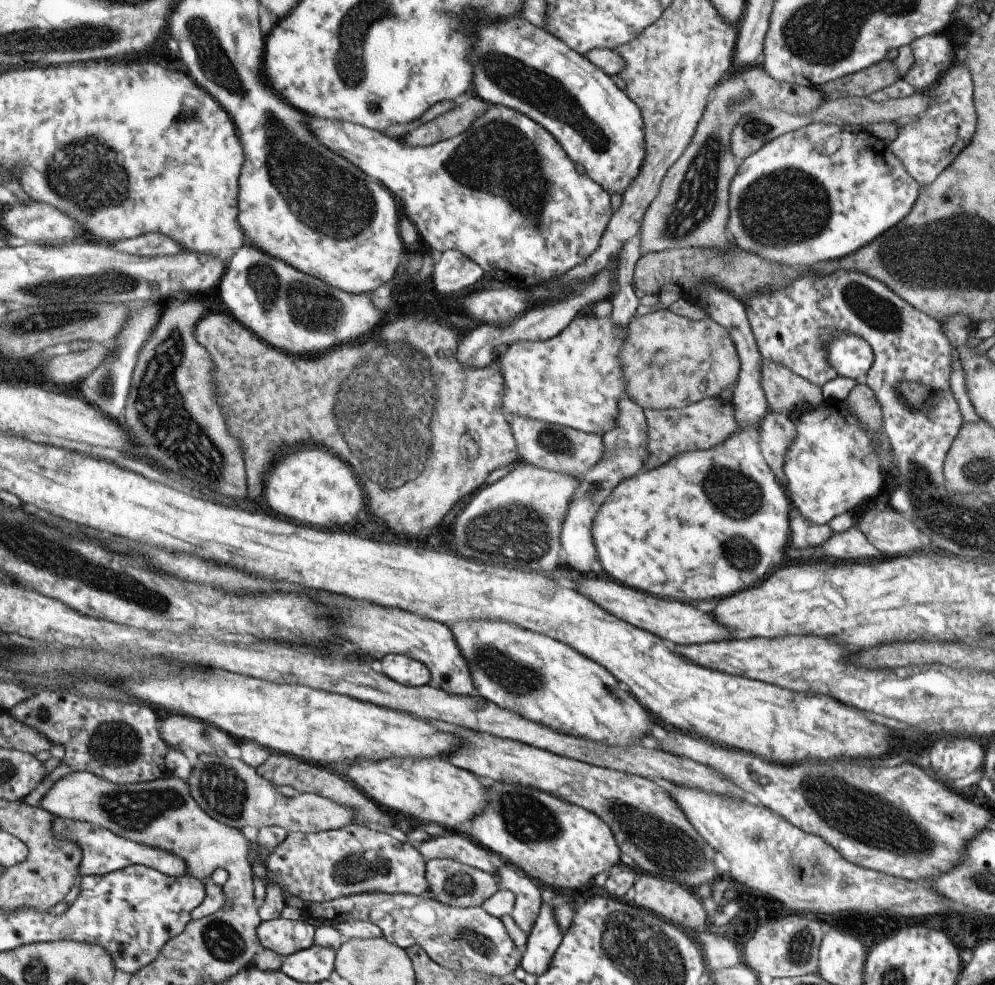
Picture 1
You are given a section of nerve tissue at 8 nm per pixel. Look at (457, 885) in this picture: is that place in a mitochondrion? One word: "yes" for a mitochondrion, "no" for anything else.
yes

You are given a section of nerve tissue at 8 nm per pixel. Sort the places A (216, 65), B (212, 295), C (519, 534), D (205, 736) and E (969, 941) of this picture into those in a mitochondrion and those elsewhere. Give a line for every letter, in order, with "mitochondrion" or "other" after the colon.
A: mitochondrion
B: other
C: mitochondrion
D: mitochondrion
E: other

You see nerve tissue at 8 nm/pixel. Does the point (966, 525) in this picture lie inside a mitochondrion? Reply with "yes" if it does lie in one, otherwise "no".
yes

